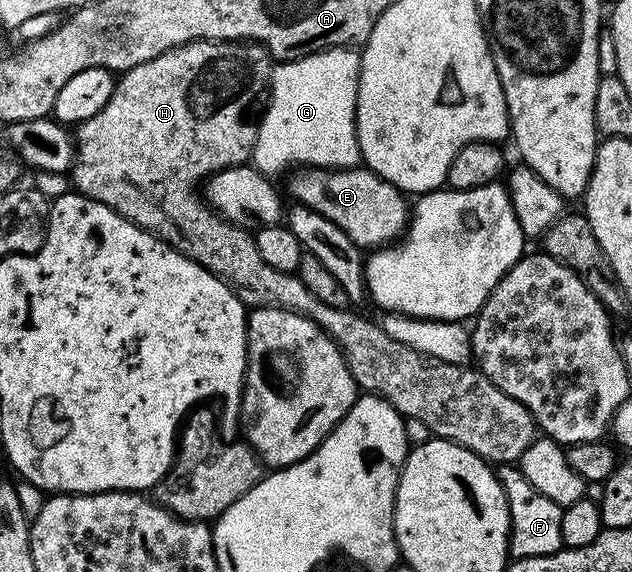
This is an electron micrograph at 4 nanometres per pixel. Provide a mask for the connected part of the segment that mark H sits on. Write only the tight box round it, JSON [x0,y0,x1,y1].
[71,39,539,465]

